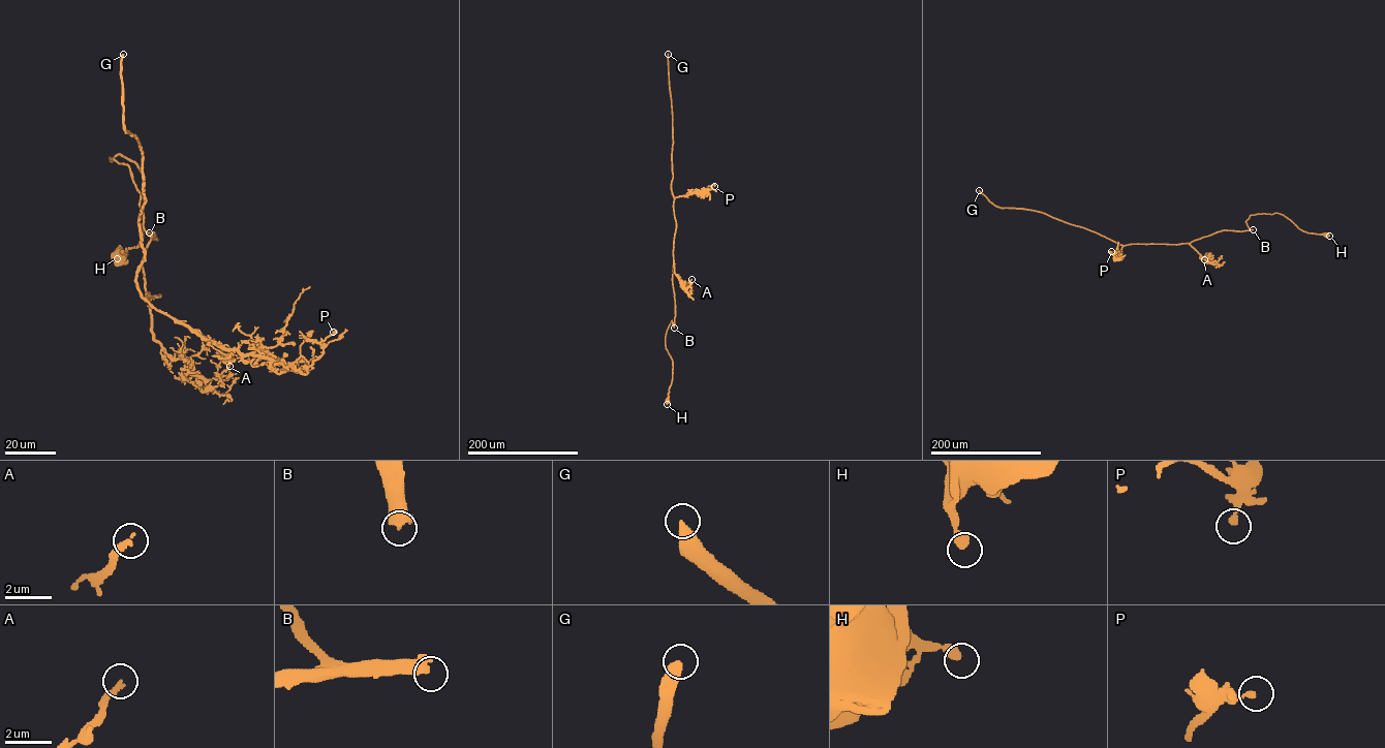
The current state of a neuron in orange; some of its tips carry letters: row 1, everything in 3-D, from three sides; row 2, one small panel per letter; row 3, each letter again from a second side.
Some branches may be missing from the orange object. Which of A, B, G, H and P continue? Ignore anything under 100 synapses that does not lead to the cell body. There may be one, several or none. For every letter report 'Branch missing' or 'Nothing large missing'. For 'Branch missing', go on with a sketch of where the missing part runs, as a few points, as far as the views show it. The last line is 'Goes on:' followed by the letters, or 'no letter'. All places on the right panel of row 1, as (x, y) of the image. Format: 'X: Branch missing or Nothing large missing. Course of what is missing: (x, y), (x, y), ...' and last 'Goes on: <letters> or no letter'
A: Nothing large missing
B: Branch missing. Course of what is missing: (1253, 229), (1270, 227), (1310, 231), (1309, 228), (1307, 235)
G: Branch missing
H: Nothing large missing
P: Nothing large missing
Goes on: B, G

